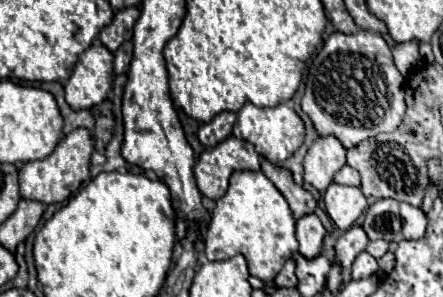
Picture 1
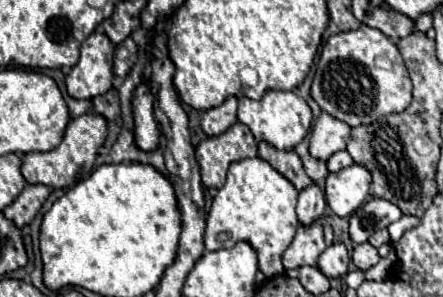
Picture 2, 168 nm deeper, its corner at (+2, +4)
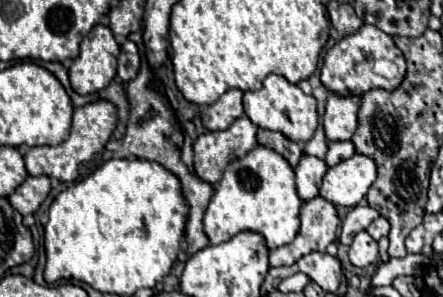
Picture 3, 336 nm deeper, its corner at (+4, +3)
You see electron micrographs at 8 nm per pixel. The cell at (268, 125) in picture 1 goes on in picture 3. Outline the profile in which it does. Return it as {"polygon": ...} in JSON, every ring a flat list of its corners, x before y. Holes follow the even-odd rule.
{"polygon":[[268,75,260,89,246,91,244,93,244,113,250,117,252,123,264,129,280,131,292,141,310,141,318,127,318,111,316,111,316,99,312,95,306,95,298,85,292,85,282,75]]}

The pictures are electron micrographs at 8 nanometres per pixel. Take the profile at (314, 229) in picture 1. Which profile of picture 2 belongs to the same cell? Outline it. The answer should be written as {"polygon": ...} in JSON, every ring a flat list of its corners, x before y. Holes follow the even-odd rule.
{"polygon":[[312,184,310,188,302,190,298,196,298,206,296,206,298,222,302,226,312,226,314,222,318,222,322,218,324,208,326,208,324,192,316,184]]}

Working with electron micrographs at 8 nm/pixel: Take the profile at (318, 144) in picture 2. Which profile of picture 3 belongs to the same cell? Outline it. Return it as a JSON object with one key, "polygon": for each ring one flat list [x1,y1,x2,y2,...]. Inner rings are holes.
{"polygon":[[330,93,326,115,324,115,324,131,330,141,346,141,354,135,358,127,358,95,338,95]]}

